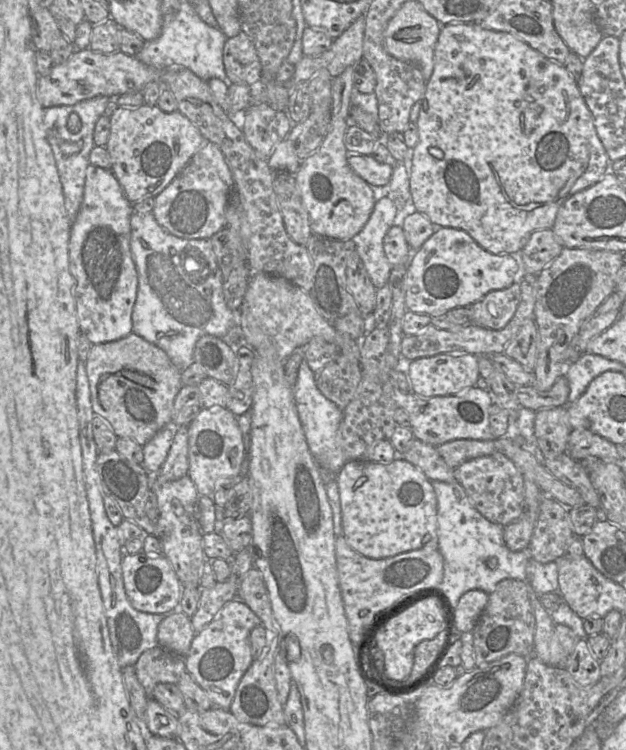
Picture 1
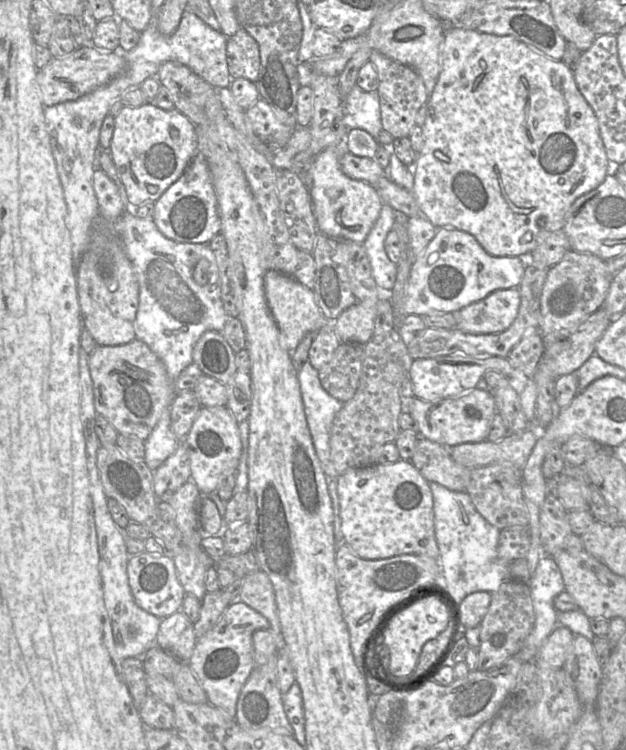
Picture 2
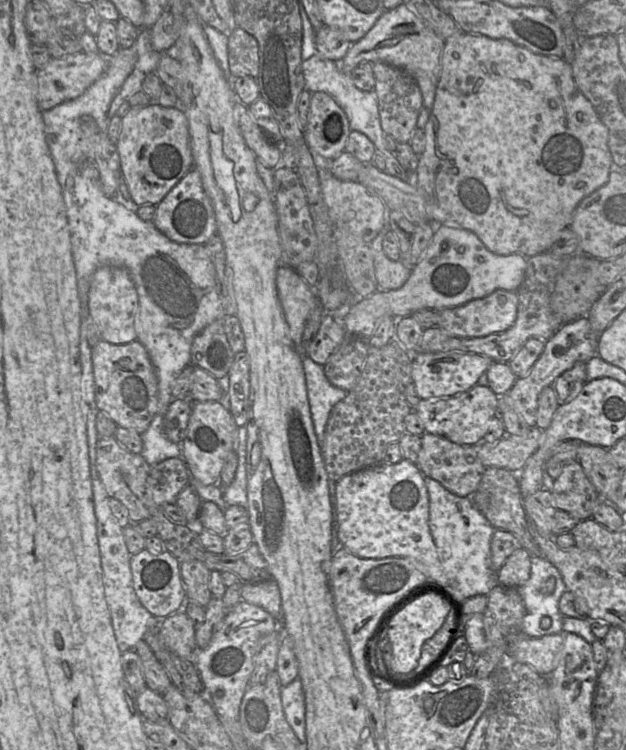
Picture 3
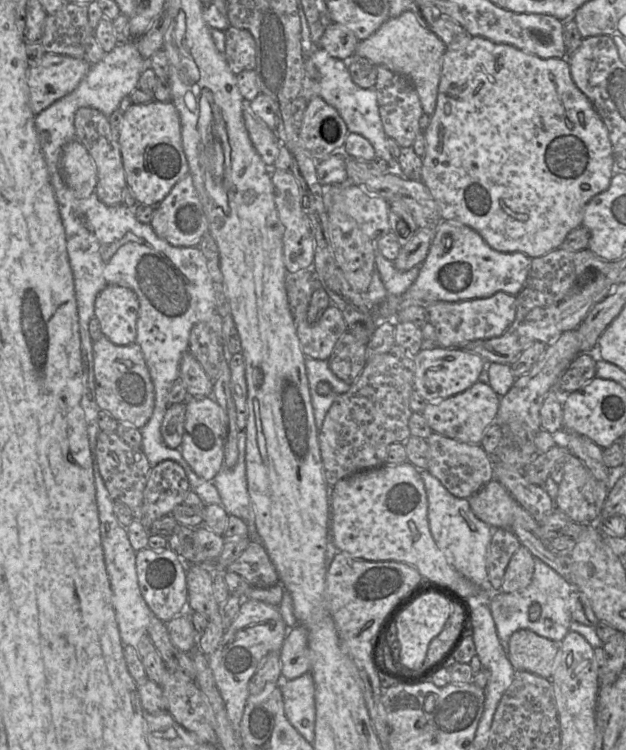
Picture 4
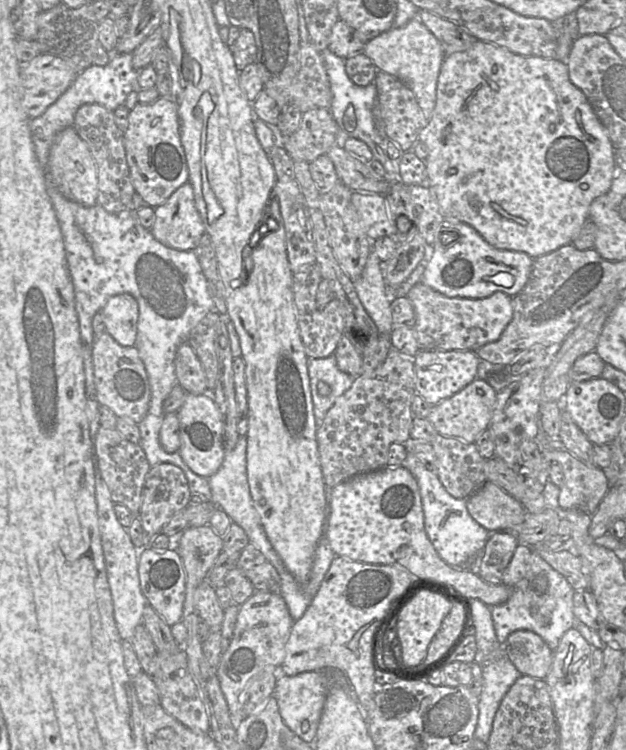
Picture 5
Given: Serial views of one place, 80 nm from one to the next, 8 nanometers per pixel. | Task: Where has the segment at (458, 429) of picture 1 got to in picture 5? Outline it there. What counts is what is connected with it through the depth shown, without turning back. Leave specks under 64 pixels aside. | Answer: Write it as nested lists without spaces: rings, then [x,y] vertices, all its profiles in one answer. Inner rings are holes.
[[[475,379],[452,397],[433,405],[427,420],[442,436],[475,443],[476,439],[490,426],[496,395],[497,392],[486,380]]]

